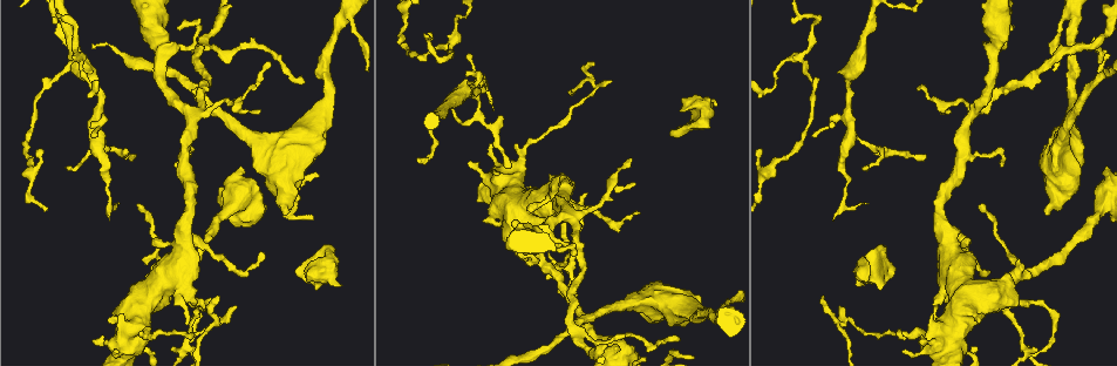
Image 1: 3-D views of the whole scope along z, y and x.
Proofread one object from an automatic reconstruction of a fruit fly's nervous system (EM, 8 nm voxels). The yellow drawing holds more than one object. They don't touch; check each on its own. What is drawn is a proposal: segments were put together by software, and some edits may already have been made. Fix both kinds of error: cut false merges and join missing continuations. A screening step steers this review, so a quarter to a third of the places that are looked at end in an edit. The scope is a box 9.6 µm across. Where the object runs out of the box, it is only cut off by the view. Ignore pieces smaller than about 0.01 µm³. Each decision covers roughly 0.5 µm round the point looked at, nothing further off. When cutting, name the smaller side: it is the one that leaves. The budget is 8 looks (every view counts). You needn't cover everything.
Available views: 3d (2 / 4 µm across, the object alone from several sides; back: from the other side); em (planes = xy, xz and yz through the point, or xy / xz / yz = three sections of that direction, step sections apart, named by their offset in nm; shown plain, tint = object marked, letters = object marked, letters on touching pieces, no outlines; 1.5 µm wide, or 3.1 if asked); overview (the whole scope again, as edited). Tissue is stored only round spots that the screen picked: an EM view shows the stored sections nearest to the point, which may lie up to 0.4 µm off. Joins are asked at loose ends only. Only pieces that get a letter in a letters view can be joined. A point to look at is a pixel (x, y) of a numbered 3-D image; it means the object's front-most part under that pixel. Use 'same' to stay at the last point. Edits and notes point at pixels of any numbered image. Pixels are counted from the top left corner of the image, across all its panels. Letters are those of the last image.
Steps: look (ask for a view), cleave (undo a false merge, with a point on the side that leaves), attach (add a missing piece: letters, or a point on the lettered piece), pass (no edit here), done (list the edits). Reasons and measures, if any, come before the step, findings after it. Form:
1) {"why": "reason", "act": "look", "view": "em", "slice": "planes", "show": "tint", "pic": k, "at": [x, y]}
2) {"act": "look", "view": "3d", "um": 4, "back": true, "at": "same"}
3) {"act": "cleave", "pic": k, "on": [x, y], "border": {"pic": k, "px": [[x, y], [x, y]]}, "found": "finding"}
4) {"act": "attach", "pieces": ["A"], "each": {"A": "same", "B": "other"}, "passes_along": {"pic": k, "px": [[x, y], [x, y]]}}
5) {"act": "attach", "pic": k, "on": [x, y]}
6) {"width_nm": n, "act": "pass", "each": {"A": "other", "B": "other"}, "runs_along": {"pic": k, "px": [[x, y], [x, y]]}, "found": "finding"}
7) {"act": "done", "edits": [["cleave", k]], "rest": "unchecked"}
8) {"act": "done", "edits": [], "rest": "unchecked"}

{"why": "tapers out", "act": "look", "view": "em", "slice": "planes", "show": "letters", "pic": 1, "at": [179, 28]}

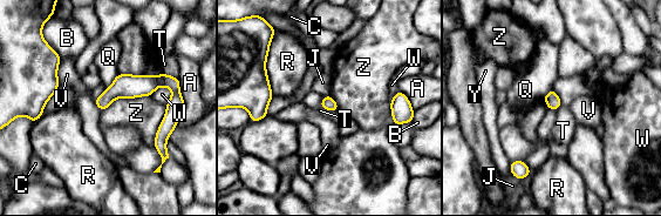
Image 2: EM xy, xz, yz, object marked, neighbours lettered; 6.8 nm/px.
{"width_nm": 90, "longest_contact_nm": ["Z", 360], "act": "pass", "each": {"A": "other", "B": "other", "C": "other", "J": "other", "Q": "other", "R": "other", "T": "other", "V": "other", "W": "other", "Y": "other", "Z": "other"}, "found": "no lettered piece goes on from it"}

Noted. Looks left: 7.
{"why": "stops while still wide", "act": "look", "view": "3d", "um": 2, "pic": 1, "at": [285, 211]}

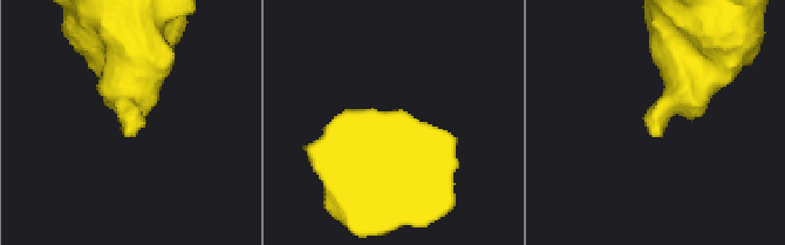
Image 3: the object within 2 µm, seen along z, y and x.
{"act": "look", "view": "em", "slice": "planes", "show": "letters", "pic": 3, "at": [125, 130]}

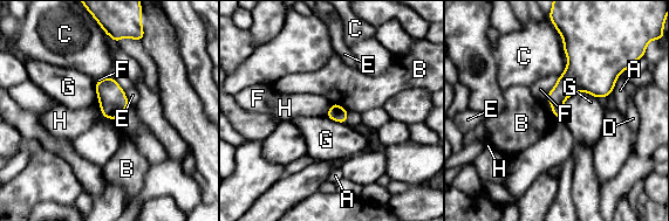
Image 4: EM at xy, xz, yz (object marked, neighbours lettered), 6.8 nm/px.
{"longest_contact_nm": ["G", 300], "act": "pass", "each": {"A": "other", "B": "other", "C": "other", "D": "other", "E": "other", "F": "other", "G": "other", "H": "other"}, "found": "none of them fits"}

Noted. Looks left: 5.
{"why": "three arms meet", "act": "look", "view": "em", "slice": "planes", "show": "tint", "pic": 1, "at": [182, 155]}

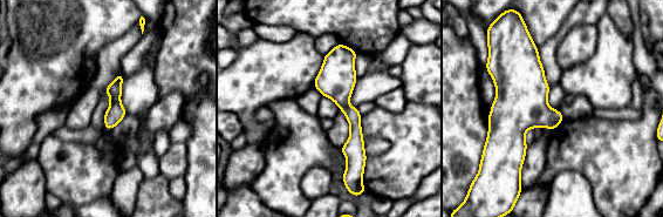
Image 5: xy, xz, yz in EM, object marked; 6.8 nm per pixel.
{"why": "what lies round it", "act": "look", "view": "em", "slice": "planes", "show": "letters", "at": "same"}

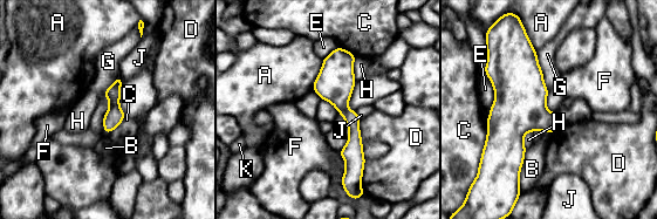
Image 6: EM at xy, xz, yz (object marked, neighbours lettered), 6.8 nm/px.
{"width_nm": 260, "act": "pass", "each": {"A": "other", "B": "other", "C": "other", "D": "other", "E": "other", "F": "other", "G": "other", "H": "other", "J": "other", "K": "other"}, "border": {"pic": 6, "px": [[323, 59], [322, 67], [312, 89]]}, "found": "continuous, no second neuron"}

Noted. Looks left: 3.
{"act": "done", "edits": [], "rest": "unchecked"}

